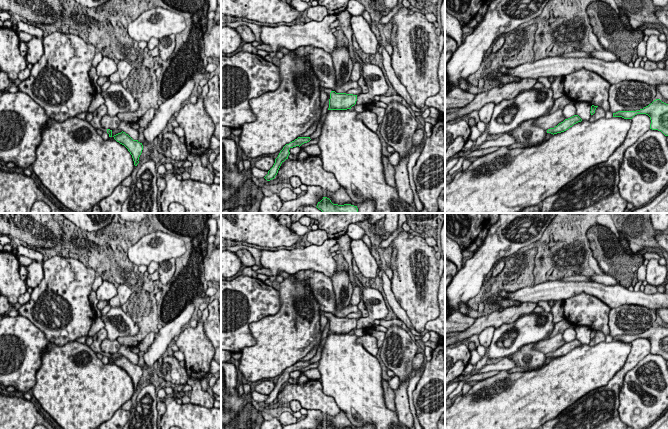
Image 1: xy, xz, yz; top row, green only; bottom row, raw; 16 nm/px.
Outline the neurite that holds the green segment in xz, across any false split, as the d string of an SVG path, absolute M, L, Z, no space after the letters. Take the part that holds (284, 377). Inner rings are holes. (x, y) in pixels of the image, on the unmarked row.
M298 361L294 365L290 366L289 368L286 368L283 373L280 375L278 381L275 383L275 387L273 391L268 395L268 398L264 401L267 405L270 405L275 402L275 400L278 397L278 394L281 390L281 388L288 383L288 380L290 378L289 374L296 370L301 370L304 367L309 366L311 363L310 361Z

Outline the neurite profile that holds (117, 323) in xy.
M93 290L89 295L89 301L96 317L104 322L104 328L107 331L107 338L109 340L117 340L118 337L130 334L136 335L139 332L138 325L120 306L113 307L105 315L102 315L101 310L97 308L98 299L96 292Z

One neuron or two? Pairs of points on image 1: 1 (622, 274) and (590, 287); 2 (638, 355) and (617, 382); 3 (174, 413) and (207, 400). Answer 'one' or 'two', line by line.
1: two
2: one
3: two

